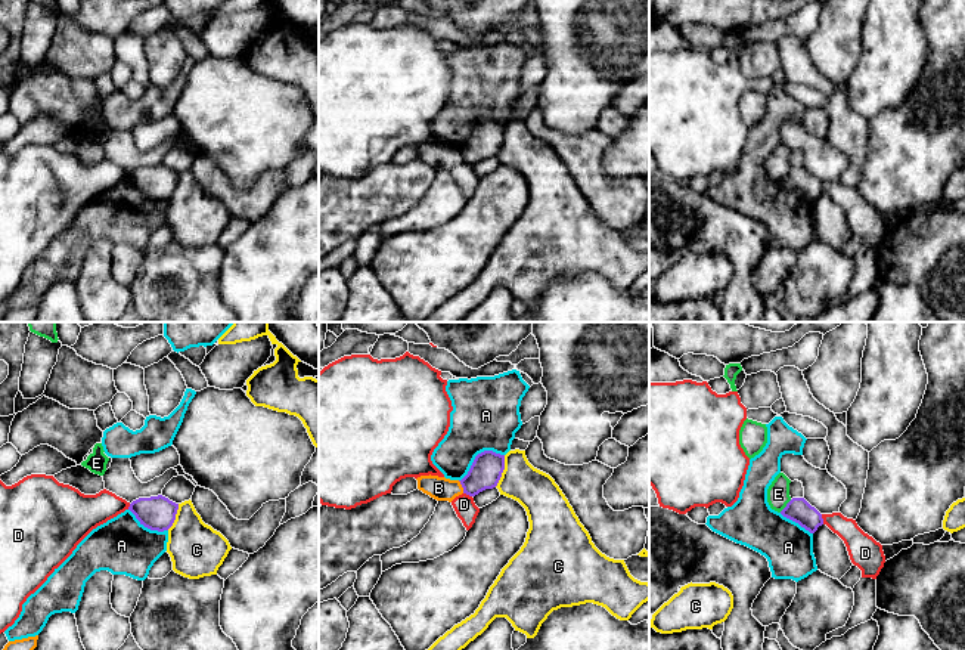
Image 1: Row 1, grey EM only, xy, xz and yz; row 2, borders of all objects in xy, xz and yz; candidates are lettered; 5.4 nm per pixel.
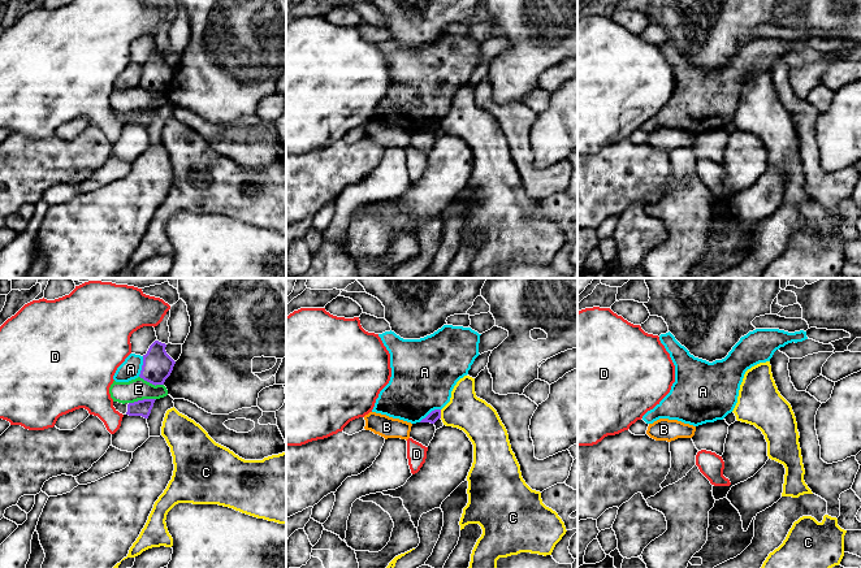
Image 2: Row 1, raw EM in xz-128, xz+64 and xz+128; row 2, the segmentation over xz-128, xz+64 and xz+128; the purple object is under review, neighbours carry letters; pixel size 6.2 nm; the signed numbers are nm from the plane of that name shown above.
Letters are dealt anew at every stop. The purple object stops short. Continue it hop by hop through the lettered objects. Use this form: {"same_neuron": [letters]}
{"same_neuron": []}

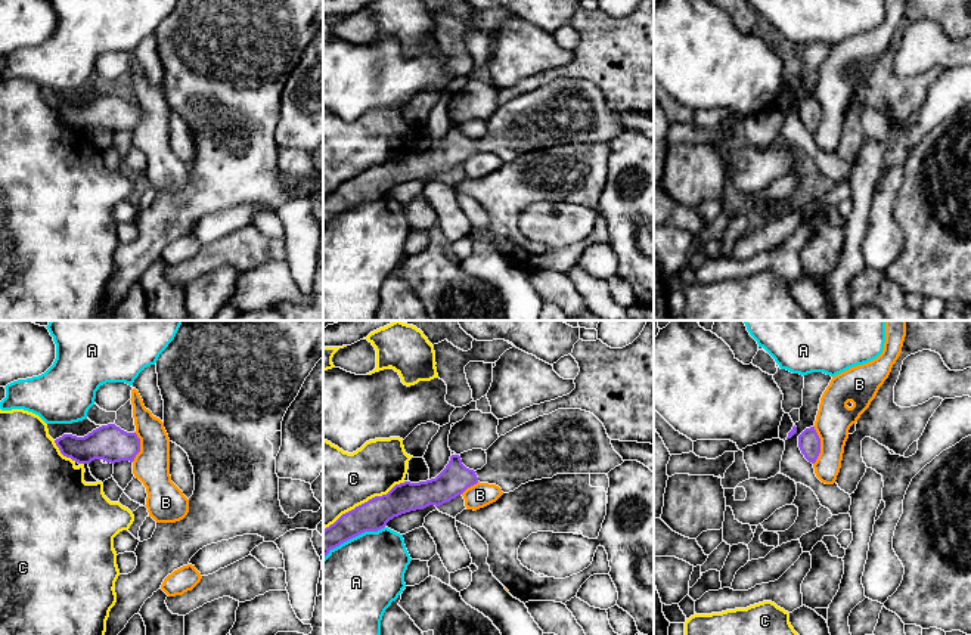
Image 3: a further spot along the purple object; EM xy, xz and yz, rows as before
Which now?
{"same_neuron": []}

